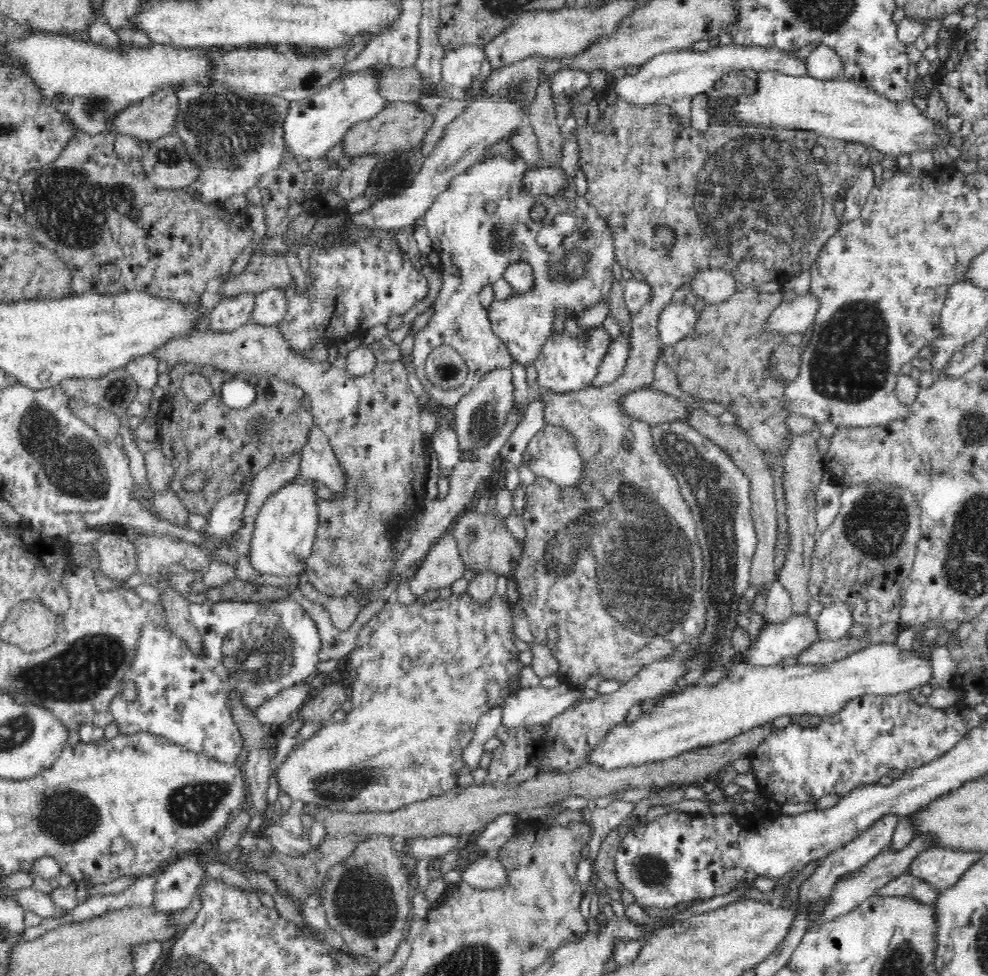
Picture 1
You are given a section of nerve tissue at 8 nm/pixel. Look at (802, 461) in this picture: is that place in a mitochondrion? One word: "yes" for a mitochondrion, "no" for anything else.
no

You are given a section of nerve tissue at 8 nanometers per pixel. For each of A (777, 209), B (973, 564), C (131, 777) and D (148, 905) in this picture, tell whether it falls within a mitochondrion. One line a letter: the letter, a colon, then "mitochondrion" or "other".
A: mitochondrion
B: mitochondrion
C: other
D: other

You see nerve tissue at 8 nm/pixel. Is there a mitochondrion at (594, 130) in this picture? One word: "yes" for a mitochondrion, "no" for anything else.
no

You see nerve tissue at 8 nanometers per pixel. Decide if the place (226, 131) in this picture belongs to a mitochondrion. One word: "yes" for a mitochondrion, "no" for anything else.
yes

